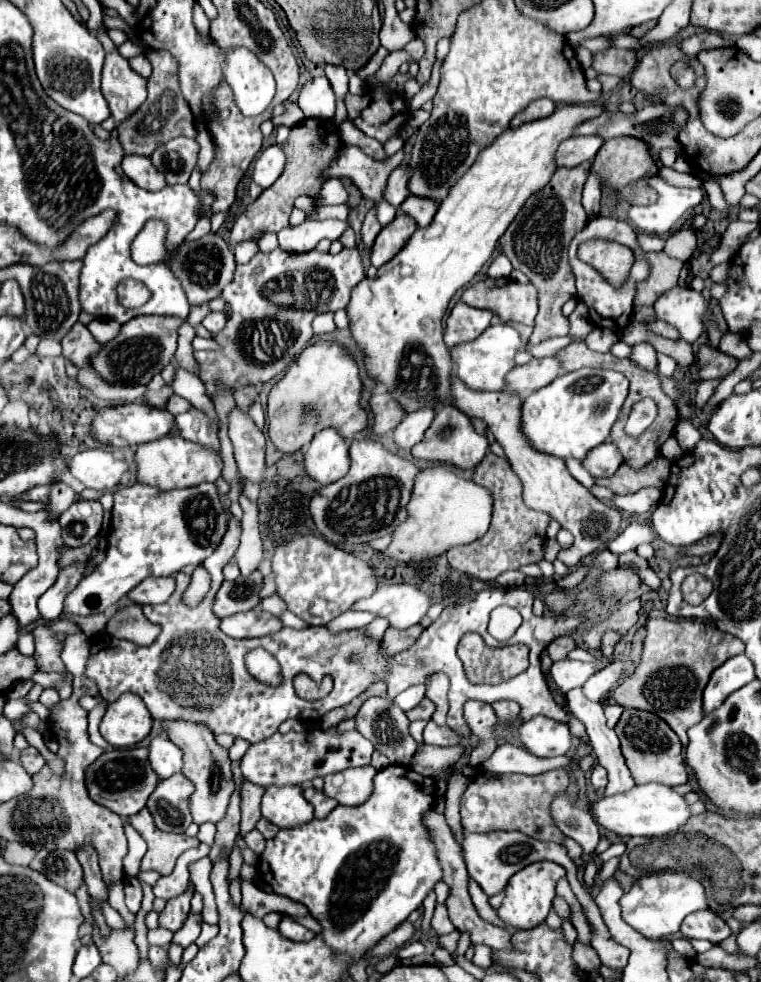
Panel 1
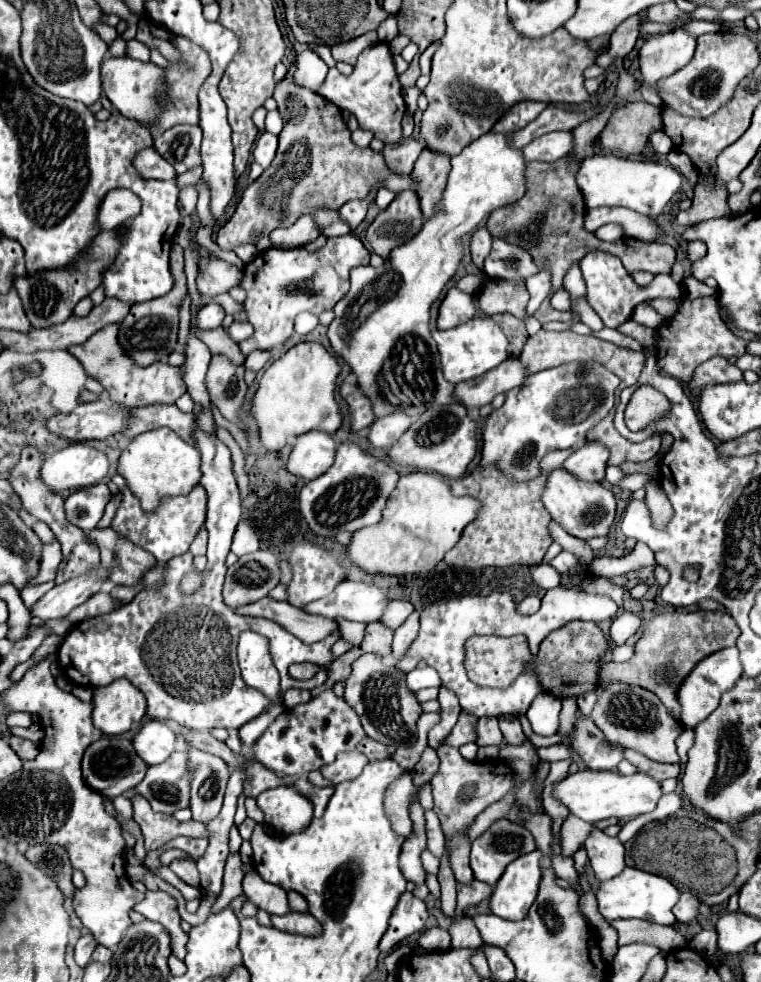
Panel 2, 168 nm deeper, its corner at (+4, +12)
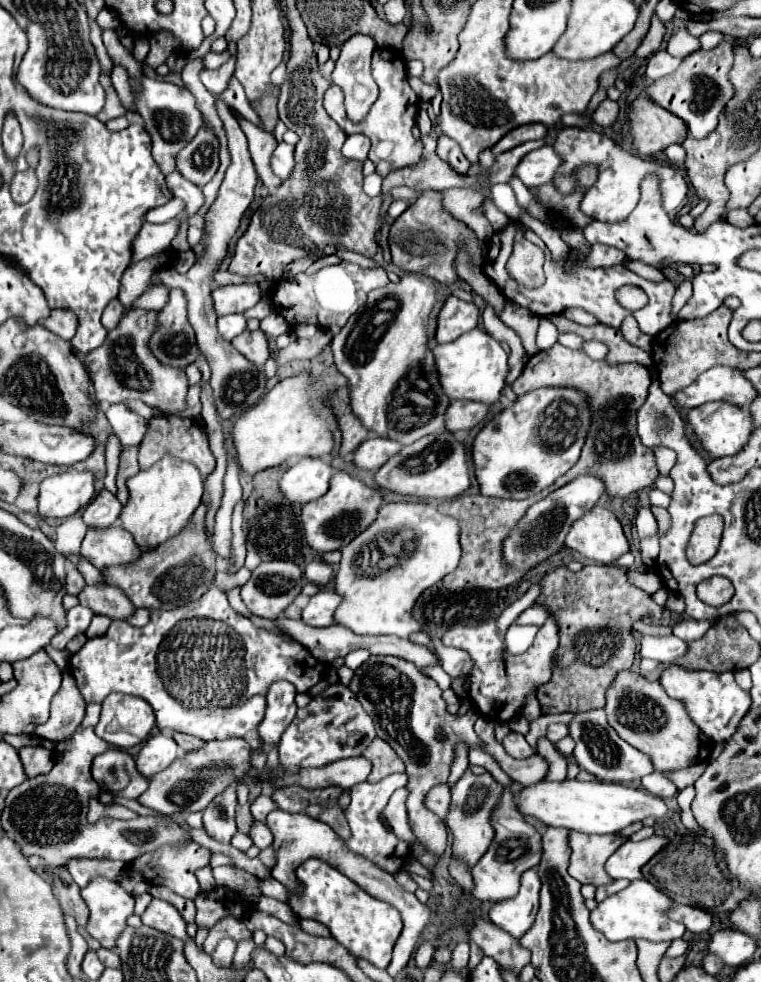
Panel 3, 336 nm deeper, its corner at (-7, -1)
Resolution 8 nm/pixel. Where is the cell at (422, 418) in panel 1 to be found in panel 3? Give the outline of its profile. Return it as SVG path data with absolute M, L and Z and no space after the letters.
M368 437L354 455L354 463L360 469L368 469L368 471L378 471L390 457L394 457L396 453L400 453L404 445L400 441L392 441L392 439L384 439L384 437Z

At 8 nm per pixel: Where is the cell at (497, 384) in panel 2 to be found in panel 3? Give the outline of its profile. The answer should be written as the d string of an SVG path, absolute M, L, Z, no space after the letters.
M452 401L450 409L446 411L446 429L452 433L460 429L472 429L480 425L490 413L488 403L480 401Z

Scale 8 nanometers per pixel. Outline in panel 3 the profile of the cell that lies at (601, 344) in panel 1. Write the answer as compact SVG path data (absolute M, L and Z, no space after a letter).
M564 333L564 335L558 335L558 343L564 347L570 347L570 349L582 349L584 339L574 333Z

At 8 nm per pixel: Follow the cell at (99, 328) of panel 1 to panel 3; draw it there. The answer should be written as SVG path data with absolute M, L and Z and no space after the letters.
M148 289L144 295L136 299L130 309L144 309L144 311L160 311L168 301L168 289Z

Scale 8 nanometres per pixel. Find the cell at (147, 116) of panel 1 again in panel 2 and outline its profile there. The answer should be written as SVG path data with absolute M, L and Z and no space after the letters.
M173 36L171 42L183 52L183 62L173 62L171 68L167 70L167 84L169 84L169 102L171 106L161 114L161 118L157 120L157 128L171 128L175 124L197 124L199 122L199 104L197 104L197 92L201 88L201 84L205 82L205 78L211 74L211 62L209 62L209 54L193 44L191 40L183 38L183 36Z

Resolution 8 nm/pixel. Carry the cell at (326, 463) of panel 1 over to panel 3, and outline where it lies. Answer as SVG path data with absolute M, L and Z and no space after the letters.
M304 457L292 465L280 479L280 489L292 503L308 503L322 497L330 487L334 469L320 457Z

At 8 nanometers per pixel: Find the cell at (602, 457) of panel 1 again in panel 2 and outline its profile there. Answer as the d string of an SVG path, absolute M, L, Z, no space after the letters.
M597 442L583 444L577 448L563 464L567 472L571 472L577 480L583 482L601 482L605 478L605 468L607 468L607 458L609 452Z

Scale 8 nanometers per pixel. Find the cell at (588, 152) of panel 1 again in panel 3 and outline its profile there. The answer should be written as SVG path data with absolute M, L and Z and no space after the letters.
M544 145L542 149L530 151L524 161L520 161L518 169L514 171L514 175L526 185L544 185L548 181L554 179L554 175L558 173L560 165L562 165L562 157L554 151L554 147Z

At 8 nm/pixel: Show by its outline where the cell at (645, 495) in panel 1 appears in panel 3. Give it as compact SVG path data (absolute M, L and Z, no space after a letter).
M642 507L642 509L638 511L636 529L638 529L638 535L640 535L640 537L648 537L648 535L654 535L654 533L656 533L656 519L654 519L650 507Z

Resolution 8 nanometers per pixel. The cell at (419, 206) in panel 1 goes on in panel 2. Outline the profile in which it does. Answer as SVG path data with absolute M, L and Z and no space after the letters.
M425 148L415 162L413 176L419 182L413 186L413 190L419 194L425 220L435 214L439 196L443 196L443 188L447 186L447 174L451 170L449 158L451 156L443 156L441 152L431 152L429 148Z

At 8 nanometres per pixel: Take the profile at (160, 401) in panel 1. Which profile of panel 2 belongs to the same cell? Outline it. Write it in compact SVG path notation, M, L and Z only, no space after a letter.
M109 324L89 336L83 344L71 346L71 354L79 358L87 376L97 378L101 386L109 392L111 400L121 404L123 408L133 406L149 406L149 404L175 404L175 400L185 394L185 382L181 380L179 366L169 366L167 362L155 362L149 366L135 364L129 356L123 356L123 348L119 348L119 324Z

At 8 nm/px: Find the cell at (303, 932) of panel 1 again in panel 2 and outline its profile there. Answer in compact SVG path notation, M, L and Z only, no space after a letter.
M289 912L283 916L271 916L271 922L277 930L301 936L319 936L321 924L309 912Z

